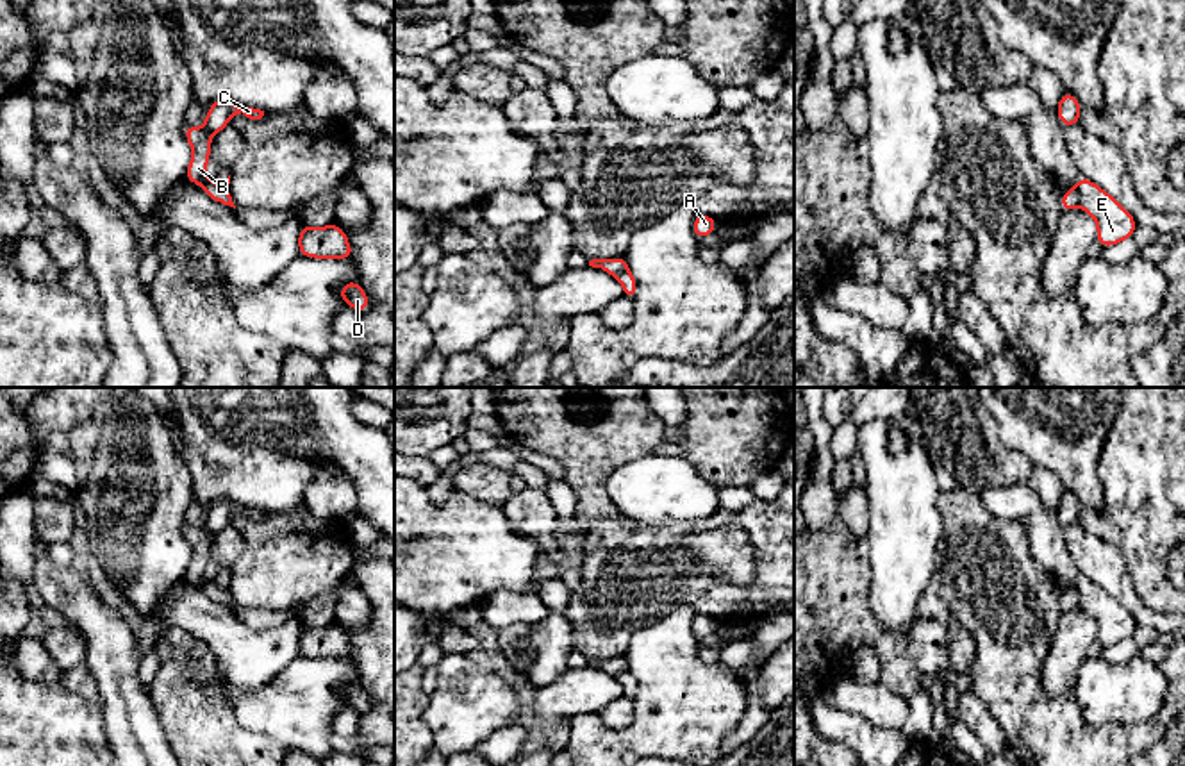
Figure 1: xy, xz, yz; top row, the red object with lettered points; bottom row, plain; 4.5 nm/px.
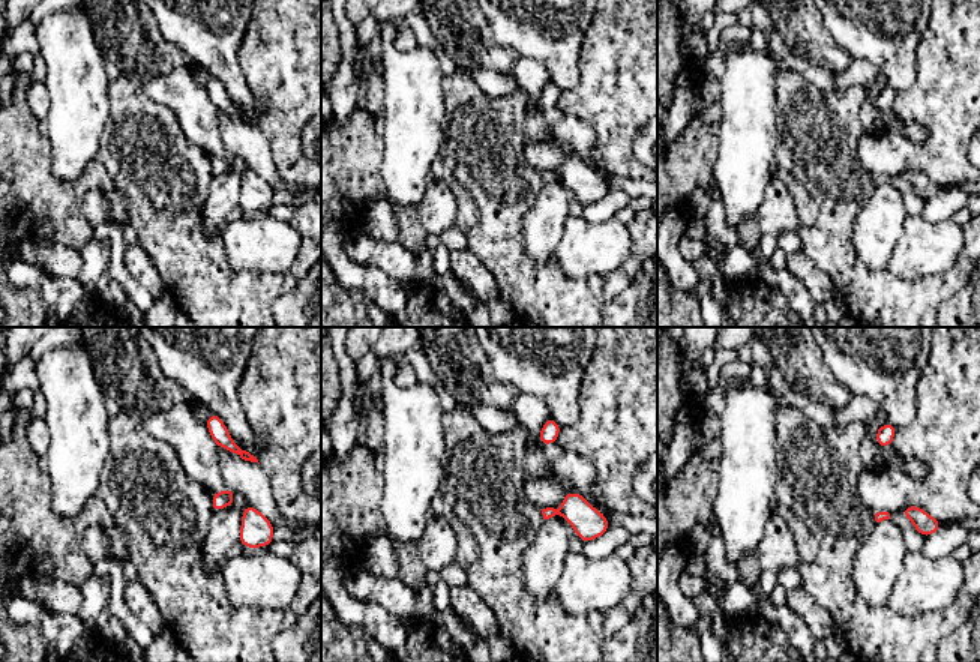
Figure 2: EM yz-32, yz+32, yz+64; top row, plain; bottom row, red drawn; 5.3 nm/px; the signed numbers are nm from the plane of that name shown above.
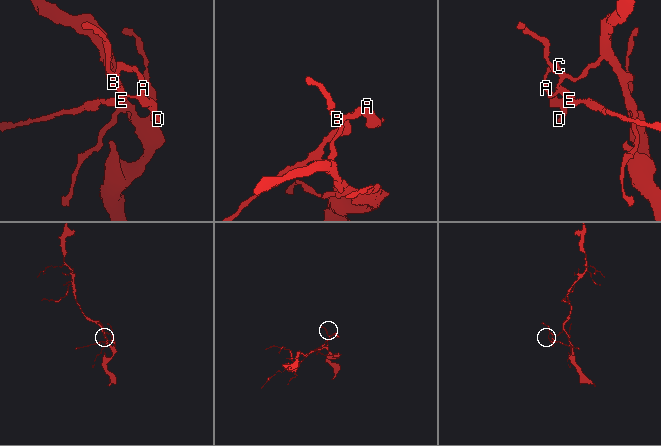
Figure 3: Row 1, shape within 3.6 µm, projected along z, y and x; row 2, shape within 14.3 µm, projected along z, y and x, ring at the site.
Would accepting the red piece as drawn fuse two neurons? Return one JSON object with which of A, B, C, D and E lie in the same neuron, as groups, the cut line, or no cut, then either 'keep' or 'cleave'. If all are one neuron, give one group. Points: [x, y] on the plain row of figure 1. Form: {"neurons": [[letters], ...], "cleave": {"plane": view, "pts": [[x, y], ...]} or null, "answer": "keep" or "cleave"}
{"neurons": [["A", "B", "C", "D"], ["E"]], "cleave": {"plane": "yz", "pts": [[1075, 588], [1078, 604]]}, "answer": "cleave"}

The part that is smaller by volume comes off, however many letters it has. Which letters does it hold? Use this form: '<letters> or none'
E

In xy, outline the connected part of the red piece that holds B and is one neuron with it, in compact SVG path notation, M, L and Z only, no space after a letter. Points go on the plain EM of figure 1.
M220 498L212 502L207 509L207 518L202 529L191 527L187 523L184 525L184 536L193 548L193 557L184 577L191 584L198 584L205 591L205 595L214 602L230 607L232 596L227 586L221 586L216 580L207 579L205 570L211 557L211 537L214 534L220 534L230 523L230 518L237 512L244 514L250 520L261 520L264 516L264 511L261 509L243 507L227 498Z

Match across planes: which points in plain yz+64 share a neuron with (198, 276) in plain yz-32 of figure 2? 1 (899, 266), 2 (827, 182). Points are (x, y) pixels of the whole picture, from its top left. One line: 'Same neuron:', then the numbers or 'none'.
Same neuron: 2

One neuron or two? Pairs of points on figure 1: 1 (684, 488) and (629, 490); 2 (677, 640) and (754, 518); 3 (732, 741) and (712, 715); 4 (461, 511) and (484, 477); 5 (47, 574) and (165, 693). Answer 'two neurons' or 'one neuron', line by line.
1: one neuron
2: two neurons
3: two neurons
4: two neurons
5: two neurons

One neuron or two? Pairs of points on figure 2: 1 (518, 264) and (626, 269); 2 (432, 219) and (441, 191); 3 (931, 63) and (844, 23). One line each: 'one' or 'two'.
1: one
2: one
3: two

